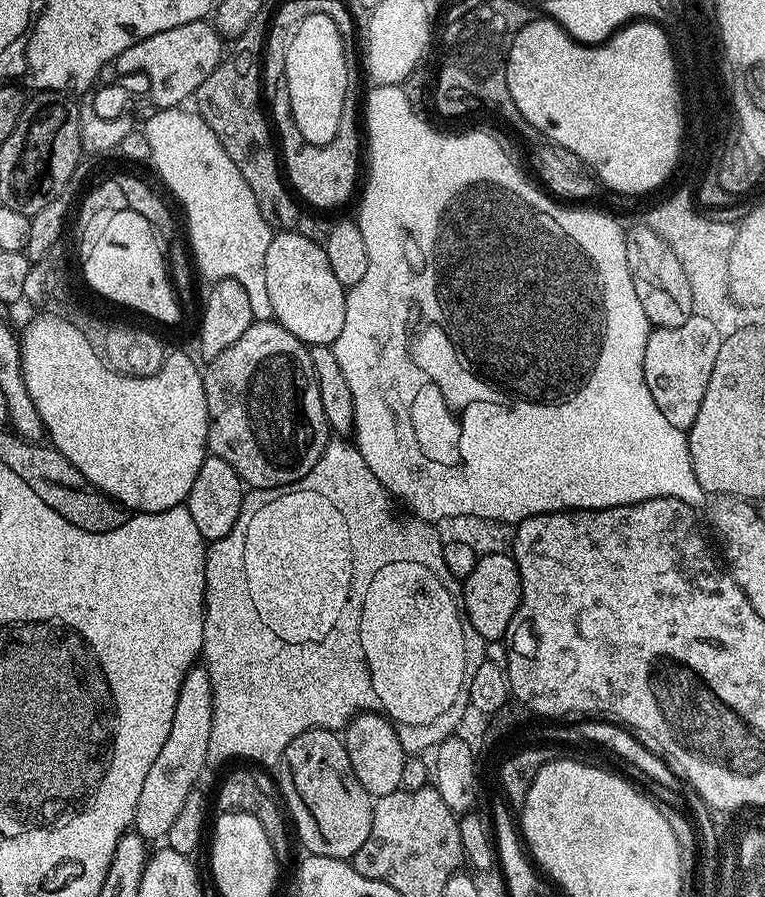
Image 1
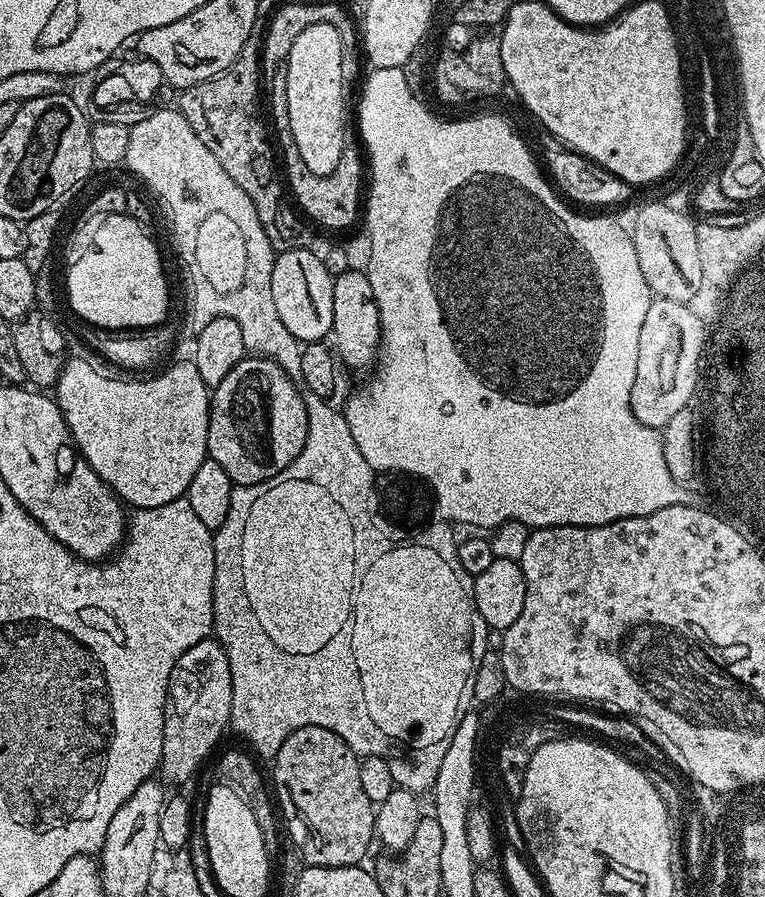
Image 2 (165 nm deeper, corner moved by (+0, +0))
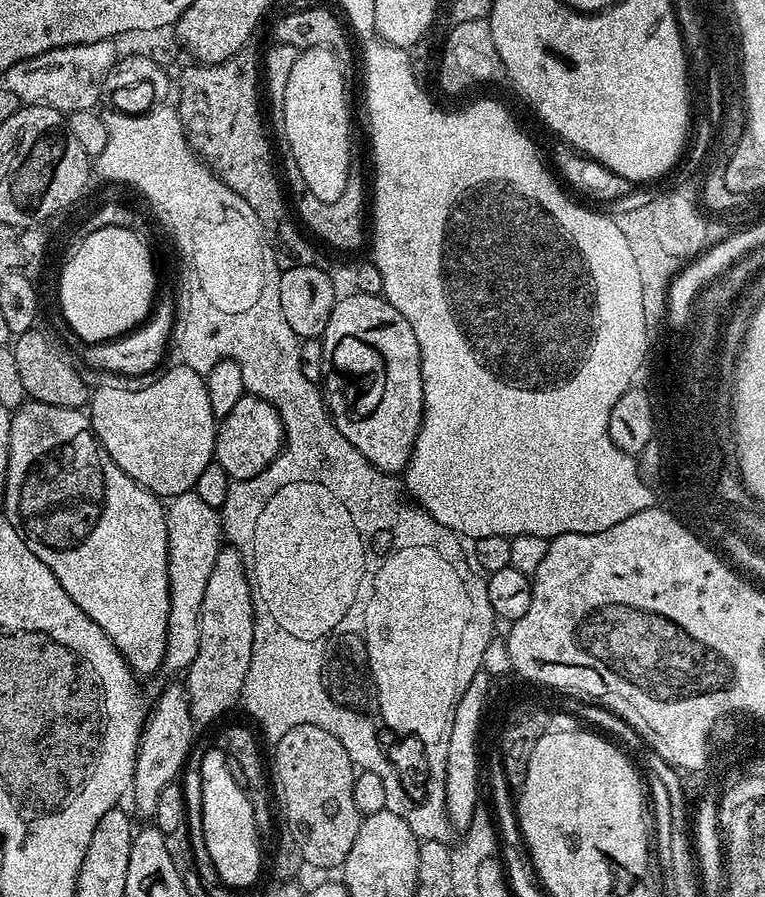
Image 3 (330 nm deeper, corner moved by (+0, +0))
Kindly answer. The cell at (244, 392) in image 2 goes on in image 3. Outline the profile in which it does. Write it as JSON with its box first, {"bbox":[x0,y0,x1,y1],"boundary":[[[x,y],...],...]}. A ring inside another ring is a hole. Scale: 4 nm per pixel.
{"bbox":[214,394,284,481],"boundary":[[[246,394],[238,398],[234,410],[230,410],[230,414],[219,421],[214,460],[222,466],[222,470],[226,470],[229,481],[249,480],[262,474],[262,470],[274,462],[284,442],[284,427],[280,415],[276,413],[276,407],[262,398]]]}

